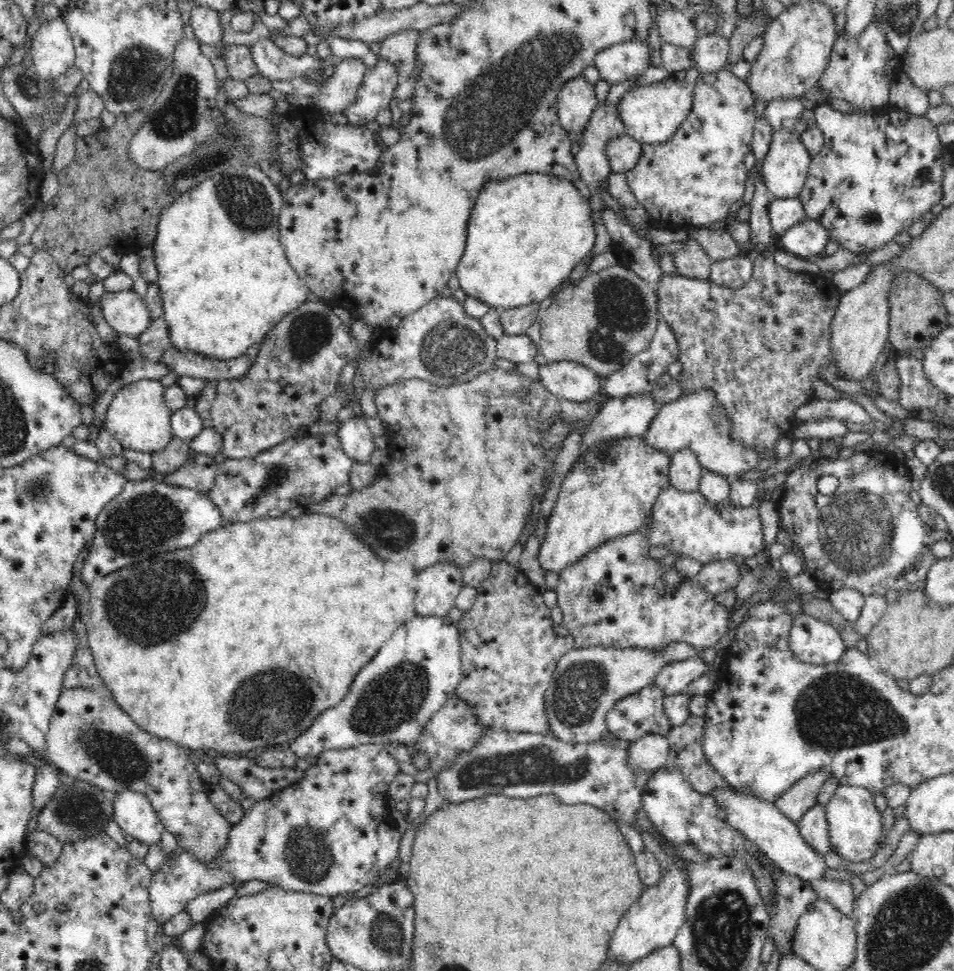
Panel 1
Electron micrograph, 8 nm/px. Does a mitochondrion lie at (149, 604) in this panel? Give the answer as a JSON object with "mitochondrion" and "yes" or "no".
{"mitochondrion":"yes"}

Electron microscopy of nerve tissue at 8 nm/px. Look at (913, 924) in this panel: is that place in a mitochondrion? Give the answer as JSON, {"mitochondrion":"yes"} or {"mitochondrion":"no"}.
{"mitochondrion":"yes"}

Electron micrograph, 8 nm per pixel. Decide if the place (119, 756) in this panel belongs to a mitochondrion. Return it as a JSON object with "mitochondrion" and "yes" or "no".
{"mitochondrion":"yes"}

